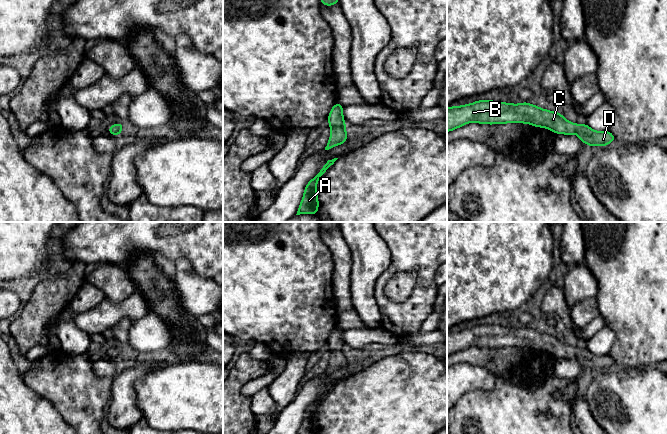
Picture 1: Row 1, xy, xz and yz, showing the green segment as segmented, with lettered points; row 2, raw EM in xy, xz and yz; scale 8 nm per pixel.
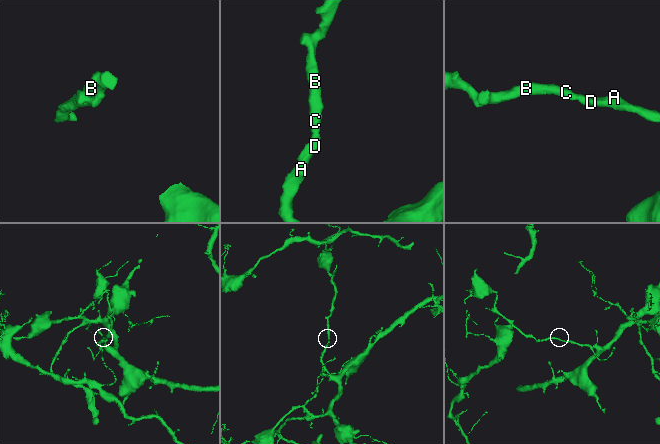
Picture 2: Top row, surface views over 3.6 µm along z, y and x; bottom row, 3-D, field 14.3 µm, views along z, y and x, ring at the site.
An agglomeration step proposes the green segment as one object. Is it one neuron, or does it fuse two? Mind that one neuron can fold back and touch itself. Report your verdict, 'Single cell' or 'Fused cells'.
Single cell

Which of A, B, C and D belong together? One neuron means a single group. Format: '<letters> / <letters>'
A B C D

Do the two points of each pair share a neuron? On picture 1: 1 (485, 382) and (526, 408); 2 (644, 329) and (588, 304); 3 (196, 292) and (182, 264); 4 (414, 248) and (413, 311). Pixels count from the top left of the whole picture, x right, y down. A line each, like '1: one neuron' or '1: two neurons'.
1: two neurons
2: two neurons
3: one neuron
4: one neuron

